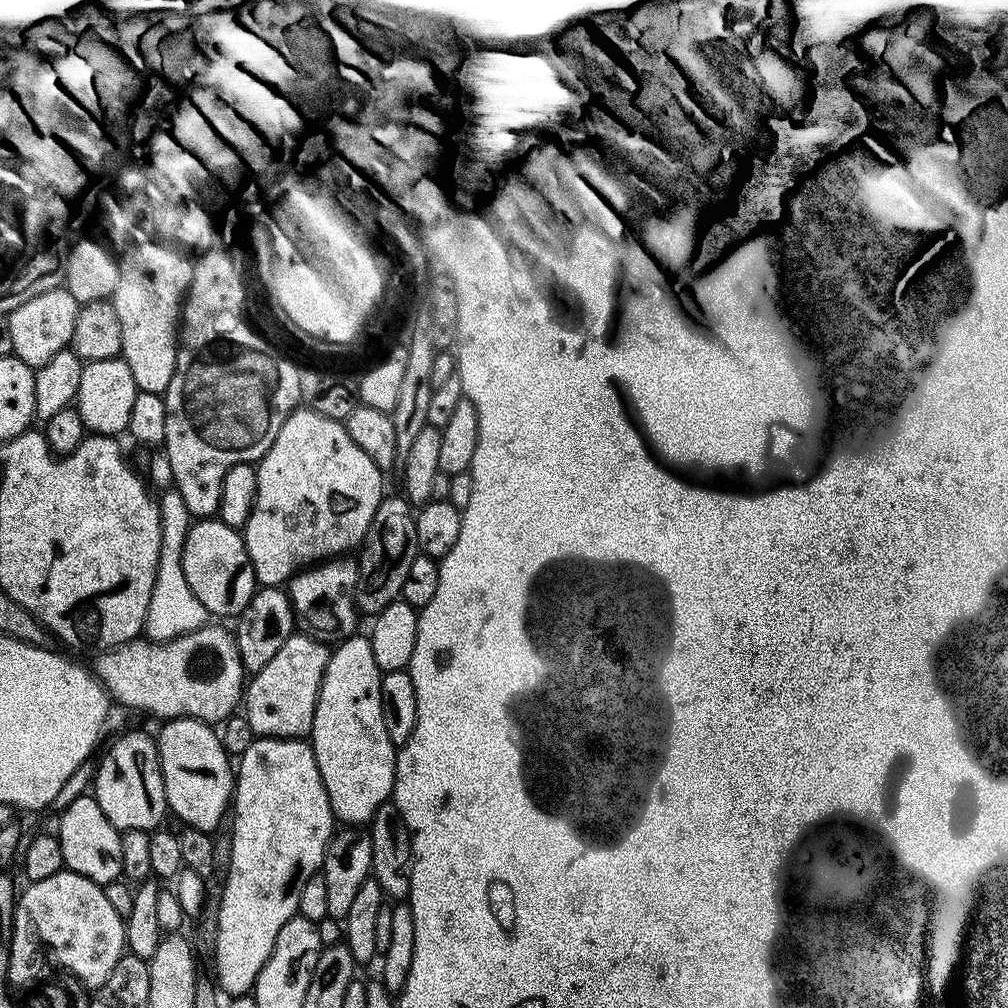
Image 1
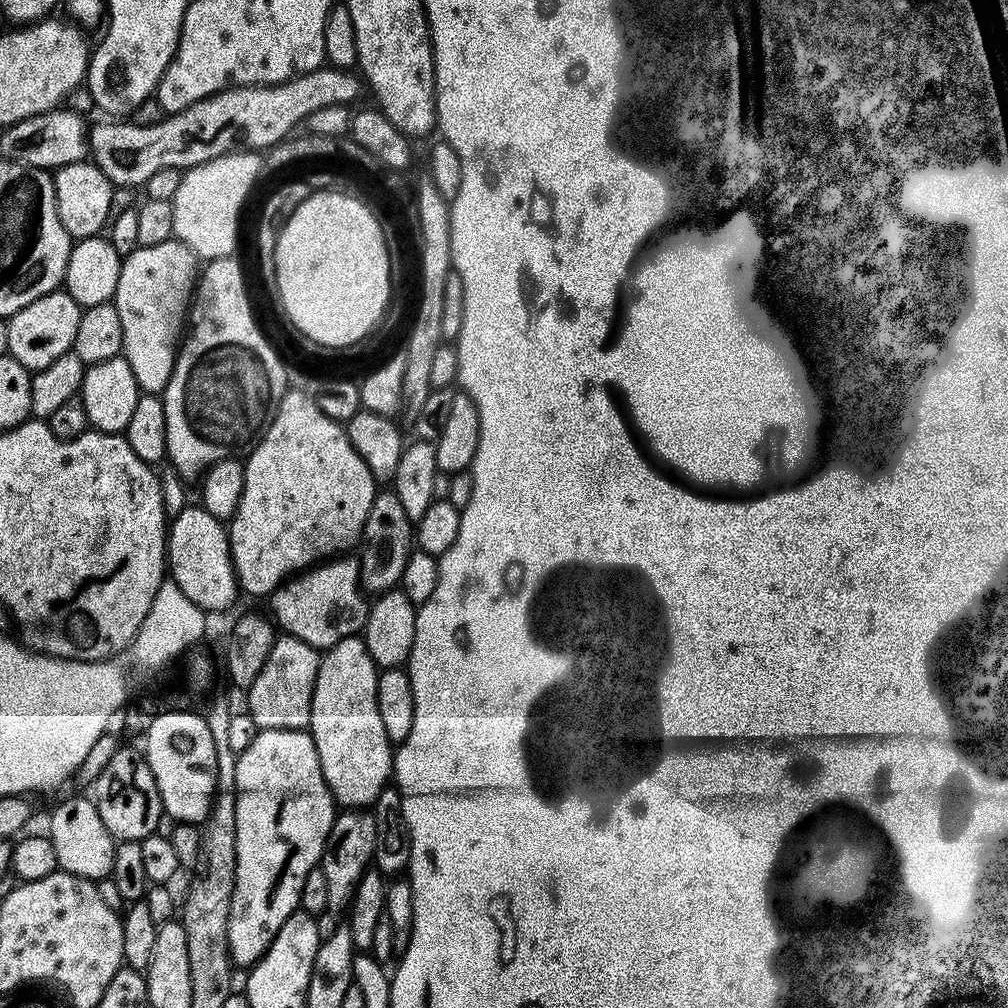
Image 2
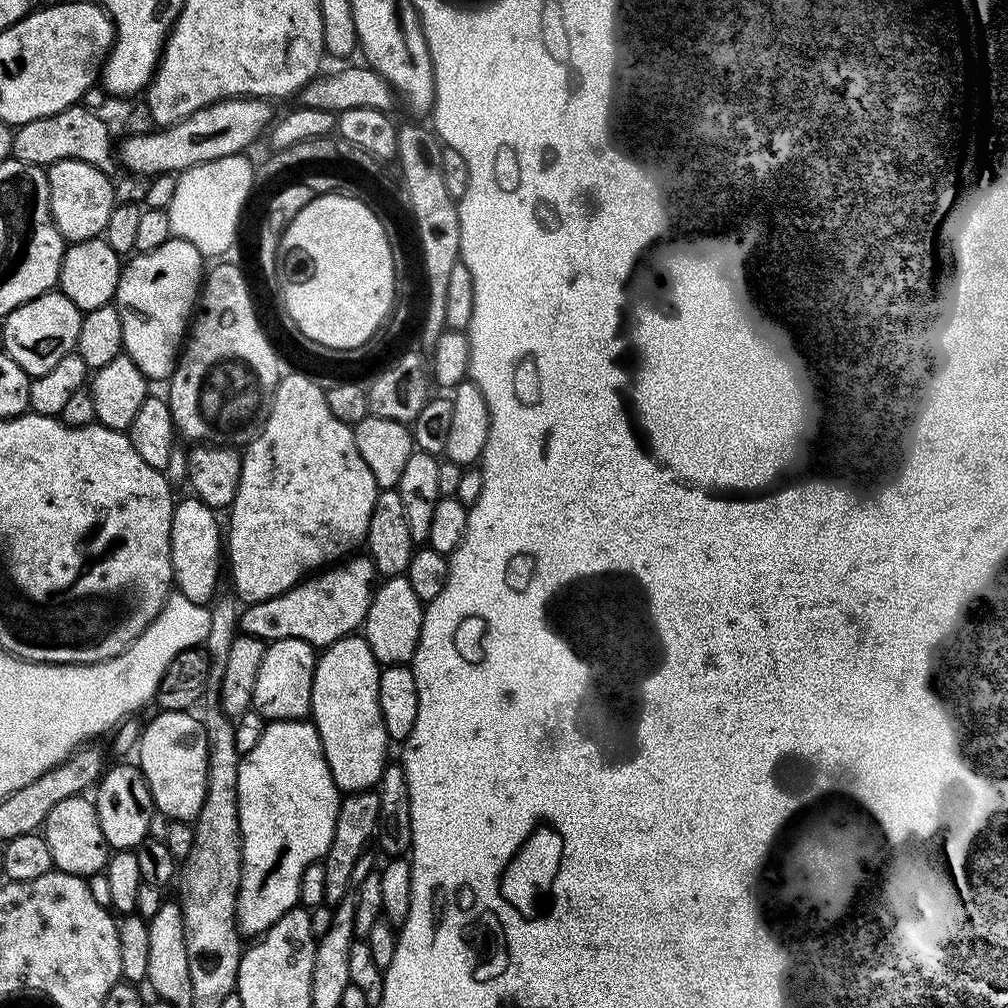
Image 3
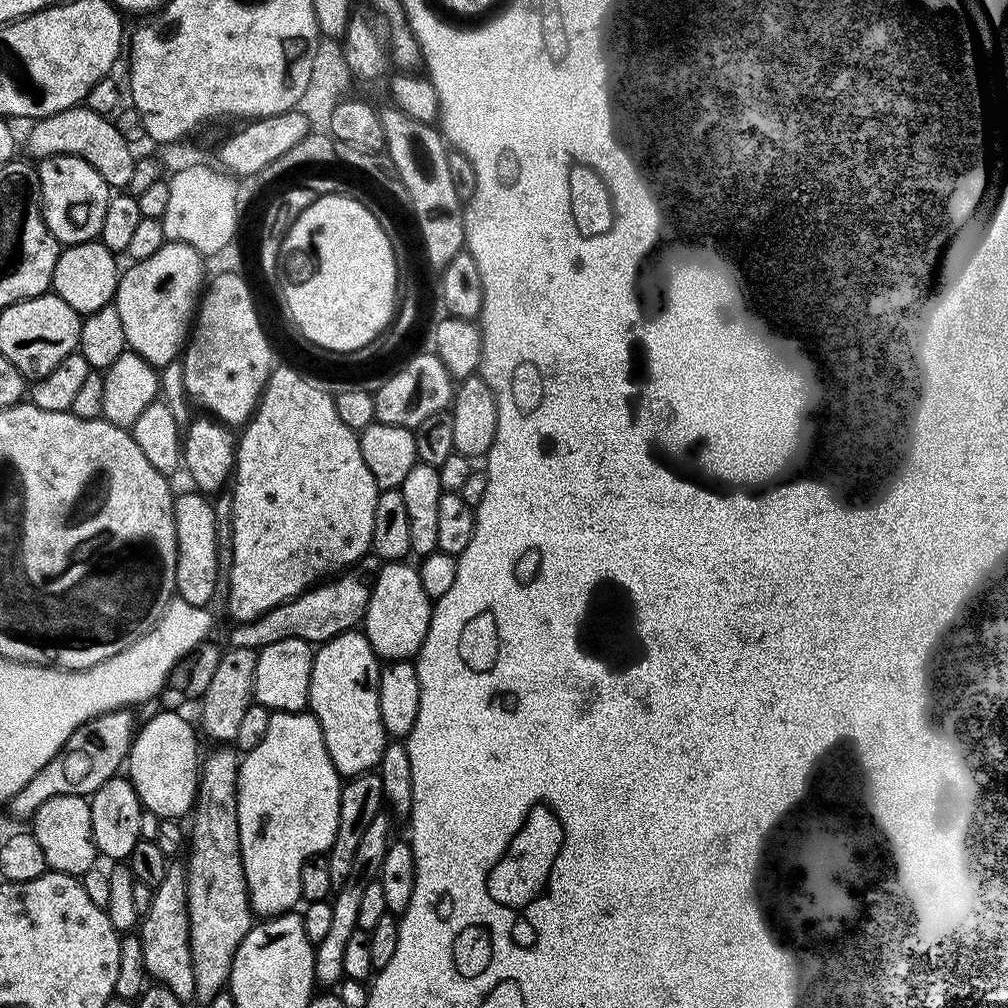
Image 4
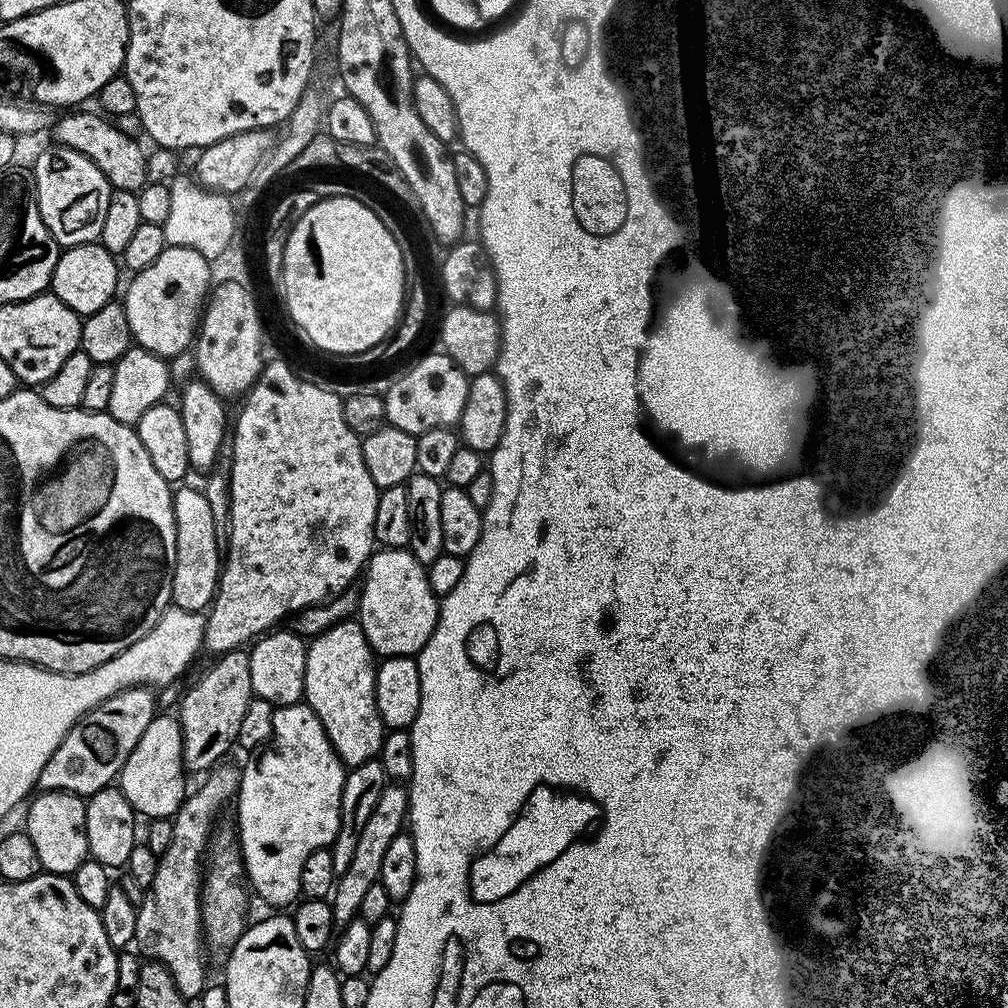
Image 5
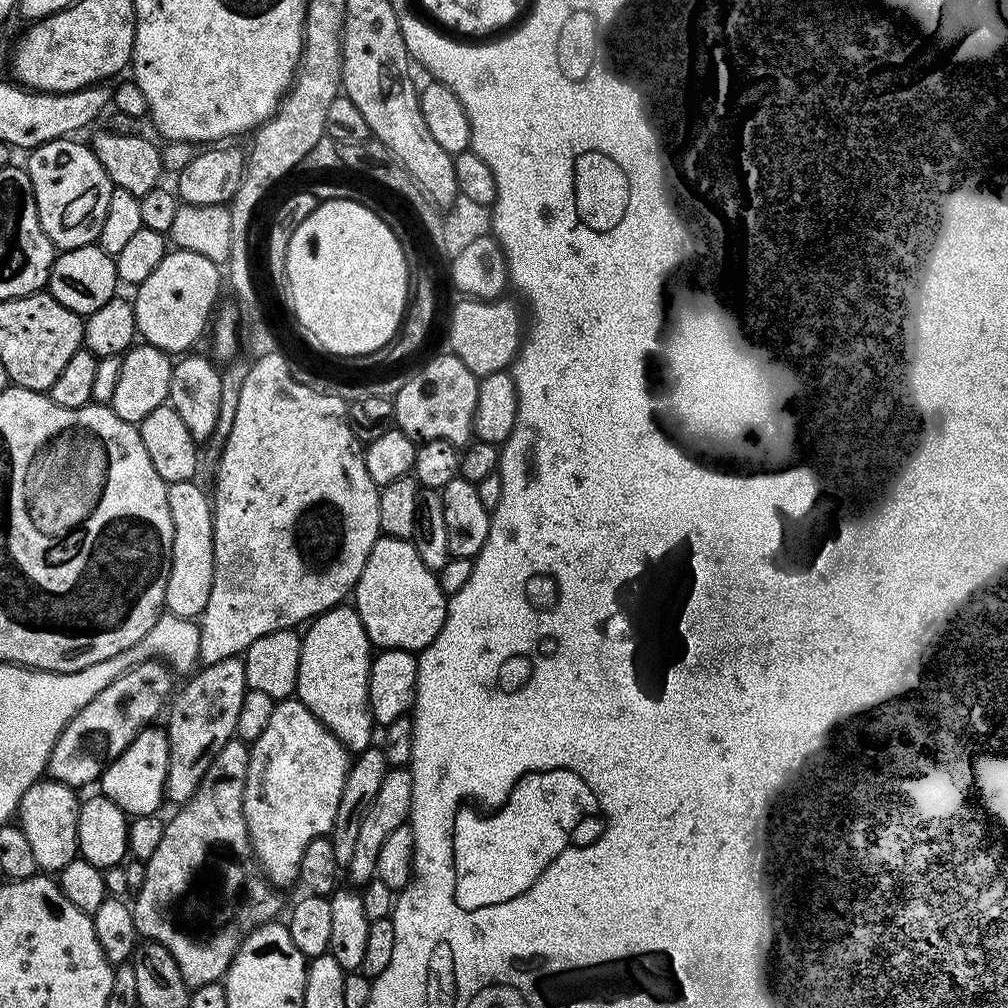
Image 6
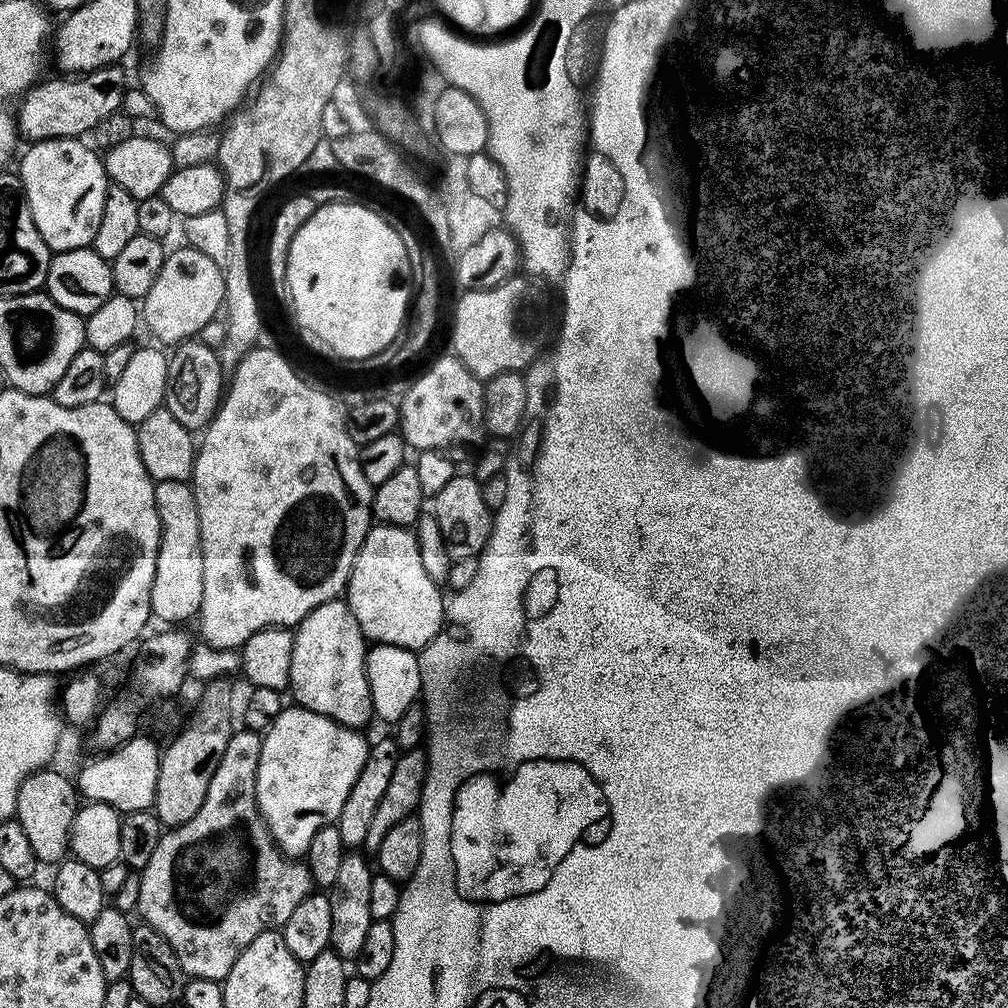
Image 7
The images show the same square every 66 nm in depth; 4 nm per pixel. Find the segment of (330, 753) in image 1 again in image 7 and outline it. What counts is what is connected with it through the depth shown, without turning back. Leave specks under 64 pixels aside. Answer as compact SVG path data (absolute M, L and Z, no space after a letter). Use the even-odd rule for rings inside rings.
M337 598L318 606L294 632L294 654L290 664L290 693L297 705L311 712L322 714L347 728L363 729L364 723L373 719L370 686L366 678L366 641L358 626L358 618L343 599Z

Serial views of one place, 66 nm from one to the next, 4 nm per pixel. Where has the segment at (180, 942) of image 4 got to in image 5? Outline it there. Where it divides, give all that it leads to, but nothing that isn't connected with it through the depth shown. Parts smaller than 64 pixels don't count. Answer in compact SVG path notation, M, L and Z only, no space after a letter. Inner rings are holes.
M221 762L203 777L196 792L189 791L184 803L171 817L170 846L158 858L158 874L146 889L144 901L136 909L137 932L135 947L149 961L156 961L170 972L175 986L188 1002L204 993L204 958L206 947L204 929L201 927L200 895L202 861L209 845L216 815L239 793L241 769L229 762Z

